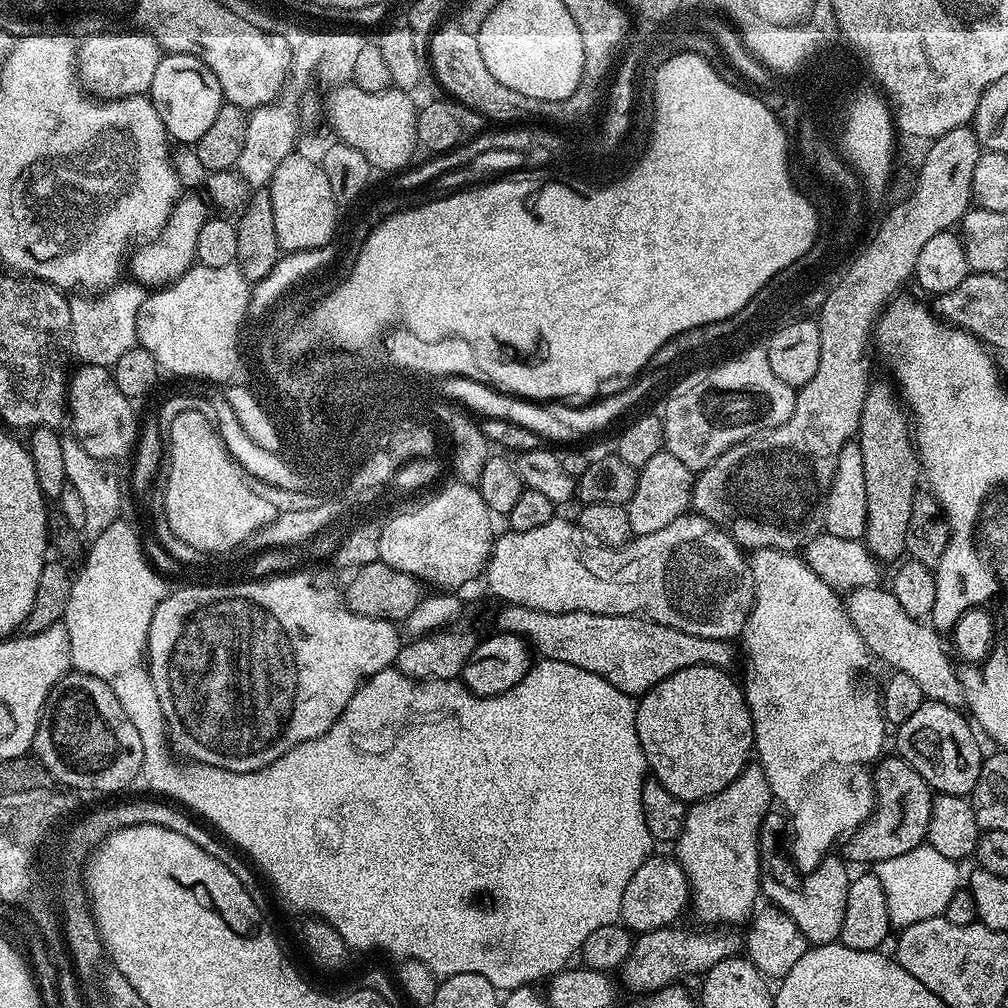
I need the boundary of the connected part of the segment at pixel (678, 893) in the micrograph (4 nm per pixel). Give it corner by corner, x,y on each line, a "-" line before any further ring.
653,854
634,870
634,878
630,878
626,894
622,894
620,920
625,928
639,934
675,925
687,908
690,908
690,881
679,860

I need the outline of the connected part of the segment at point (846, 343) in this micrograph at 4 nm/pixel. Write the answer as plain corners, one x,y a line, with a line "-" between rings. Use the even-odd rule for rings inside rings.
968,126
955,128
931,141
927,148
924,161
921,159
918,164
916,194
912,200
892,213
891,219
887,220
880,232
879,240
871,244
868,252
860,257
860,264
852,268
852,276
848,276
848,280
836,282
828,289
832,300
827,300
828,308
823,307
820,313
824,318
824,356
818,354
814,376
798,389
790,418
773,428
763,428
733,448
726,449
711,466
695,477
692,500
700,500
701,506
708,508
704,509
708,519
724,529
741,549
796,554
807,548
812,539
821,535
824,512
812,511
819,504
821,507
822,501
831,492
840,452
857,435
864,395
870,385
869,378
864,377
864,351
868,348
868,336
870,340
878,317
889,301
899,293
896,291
907,280
913,279
922,246
926,246
934,234
955,229
974,200
974,168
982,153
982,145
977,140
975,131

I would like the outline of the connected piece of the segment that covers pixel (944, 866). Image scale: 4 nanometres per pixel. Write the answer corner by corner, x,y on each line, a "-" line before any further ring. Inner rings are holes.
925,842
919,844
914,850
906,850
906,854
898,854
898,858
886,858
882,863
875,865
874,873
881,880
882,888
888,896
889,918
897,929
904,928
907,924
922,922
926,918
943,916
946,902
954,898
954,894
961,887
961,865
955,860
946,858
946,854
938,854
932,845

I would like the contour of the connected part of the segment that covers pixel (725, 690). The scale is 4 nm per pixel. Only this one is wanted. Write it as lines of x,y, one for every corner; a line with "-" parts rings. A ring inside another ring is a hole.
711,664
690,666
670,674
658,682
649,692
643,693
636,704
636,729
638,742
648,763
648,772
674,798
685,802
708,800
717,796
734,778
738,778
748,767
754,756
756,735
752,729
752,715
744,697
743,687
728,677
729,673

